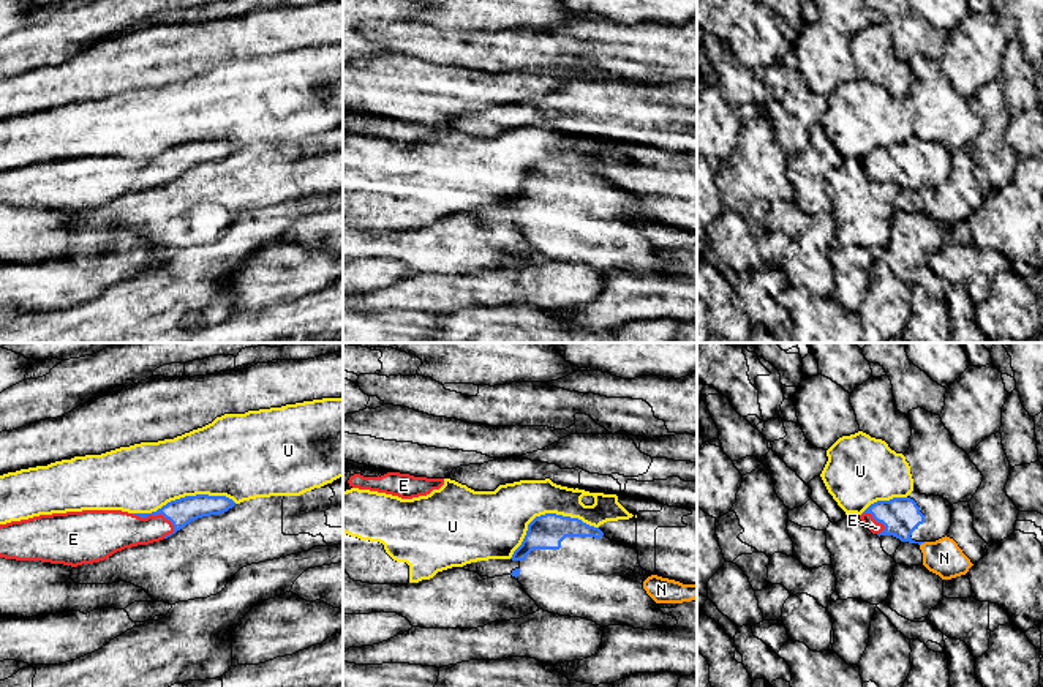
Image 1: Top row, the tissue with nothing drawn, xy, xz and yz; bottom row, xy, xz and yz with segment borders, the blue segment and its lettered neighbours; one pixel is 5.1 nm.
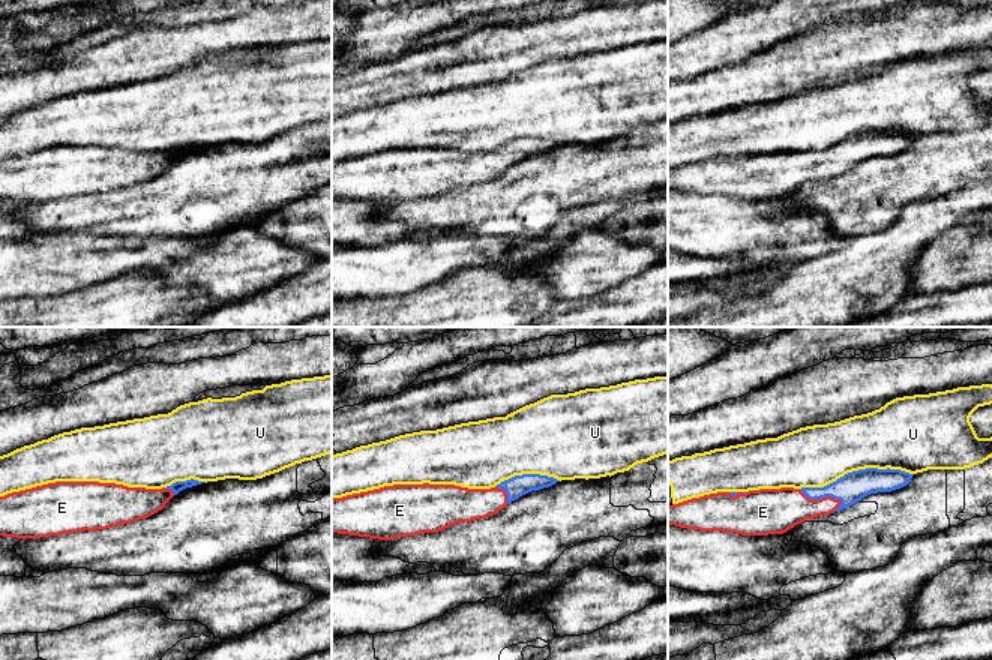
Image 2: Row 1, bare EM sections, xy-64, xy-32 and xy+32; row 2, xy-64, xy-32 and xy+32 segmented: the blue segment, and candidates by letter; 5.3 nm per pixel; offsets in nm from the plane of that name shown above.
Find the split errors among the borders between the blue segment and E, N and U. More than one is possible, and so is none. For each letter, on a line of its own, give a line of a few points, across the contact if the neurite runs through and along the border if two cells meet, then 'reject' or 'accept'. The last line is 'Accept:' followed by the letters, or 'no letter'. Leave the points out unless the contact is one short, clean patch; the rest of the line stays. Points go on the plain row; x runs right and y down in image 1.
E: accept
N: reject
U: reject
Accept: E

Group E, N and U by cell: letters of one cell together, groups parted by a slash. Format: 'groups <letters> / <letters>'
groups E / N / U

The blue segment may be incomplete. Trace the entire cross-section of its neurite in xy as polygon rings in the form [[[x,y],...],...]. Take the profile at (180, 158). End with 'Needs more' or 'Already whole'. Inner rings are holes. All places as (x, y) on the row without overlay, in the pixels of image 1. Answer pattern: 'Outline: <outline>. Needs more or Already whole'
Outline: [[[196,141],[152,160],[82,156],[11,167],[0,171],[0,204],[71,213],[93,210],[125,194],[168,185],[191,167],[234,152],[226,142]]]. Needs more

